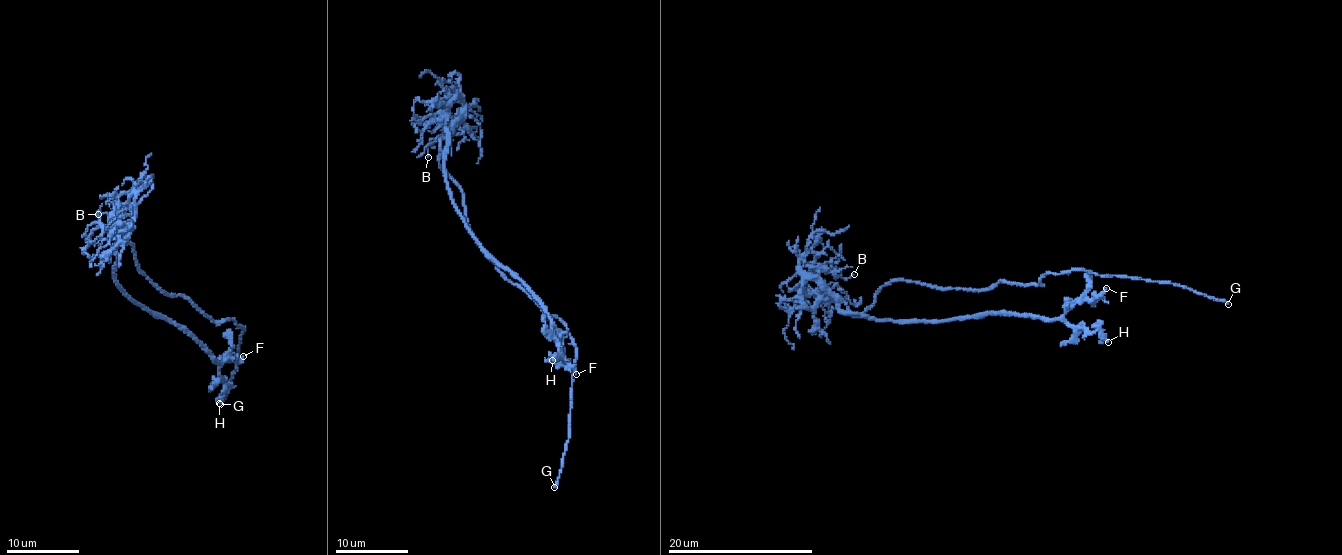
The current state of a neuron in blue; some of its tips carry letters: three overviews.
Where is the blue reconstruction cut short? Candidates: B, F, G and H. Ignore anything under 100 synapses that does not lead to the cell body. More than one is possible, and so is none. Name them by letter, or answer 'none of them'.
G

